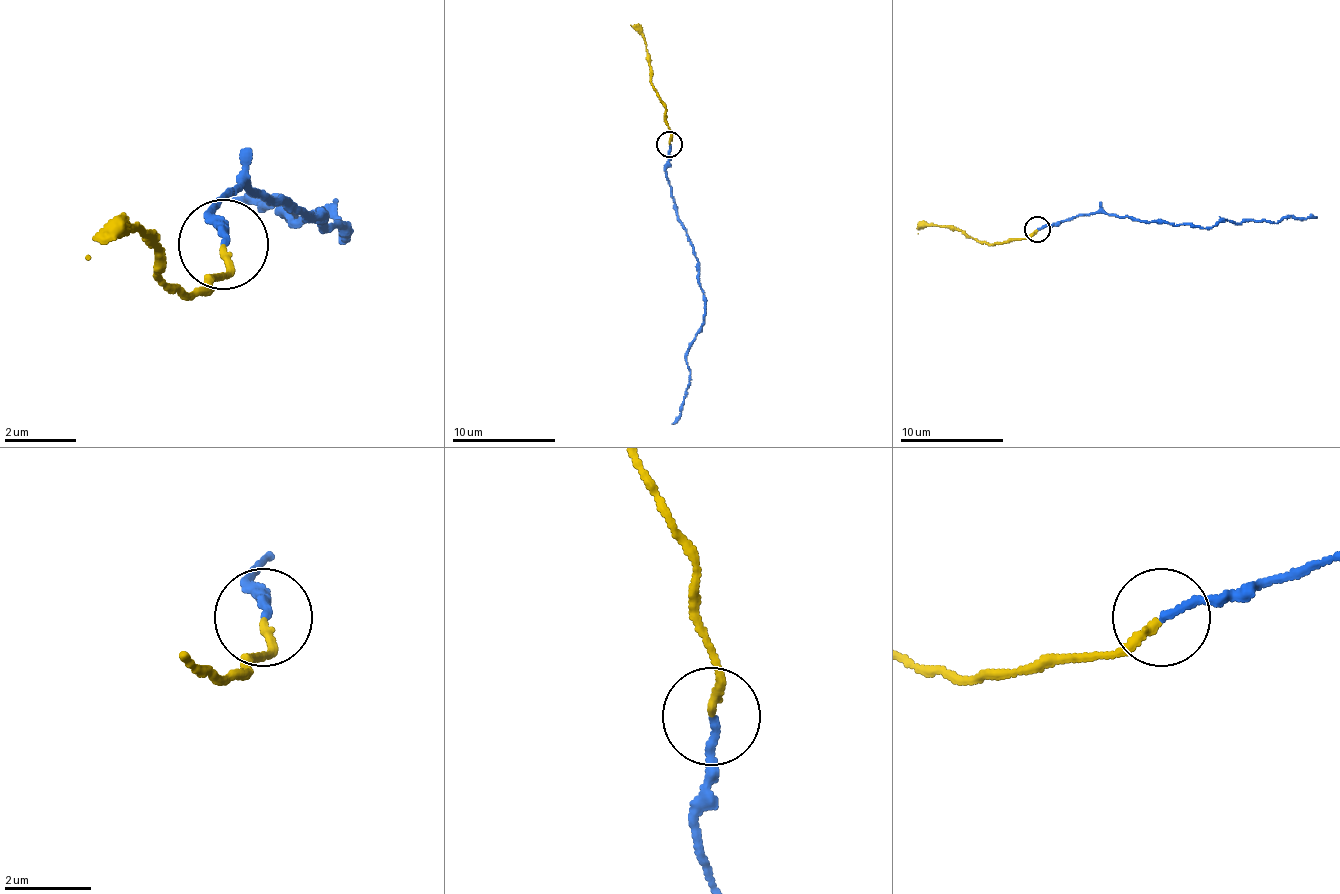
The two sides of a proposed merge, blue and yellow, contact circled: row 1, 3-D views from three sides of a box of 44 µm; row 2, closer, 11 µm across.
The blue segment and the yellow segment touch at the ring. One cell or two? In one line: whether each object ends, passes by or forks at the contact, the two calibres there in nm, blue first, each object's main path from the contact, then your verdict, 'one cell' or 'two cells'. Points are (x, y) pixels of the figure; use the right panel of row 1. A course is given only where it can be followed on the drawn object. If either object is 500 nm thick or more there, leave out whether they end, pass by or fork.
blue ends there; yellow ends there; 170 nm thick on the blue side, 190 nm on the other; blue runs (1038, 230), (1064, 220), (1105, 212), (1202, 227), (1228, 220), (1277, 222), (1285, 217), (1316, 217); yellow runs (1038, 230), (1025, 238), (996, 243), (929, 225), (918, 233); two cells

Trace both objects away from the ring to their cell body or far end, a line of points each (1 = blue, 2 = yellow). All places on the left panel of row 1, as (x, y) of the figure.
1: (225, 246), (216, 210), (243, 183), (342, 237), (315, 210), (279, 210), (297, 219), (279, 201), (234, 201)
2: (225, 246), (225, 273), (207, 291), (162, 273), (135, 228), (90, 255)

